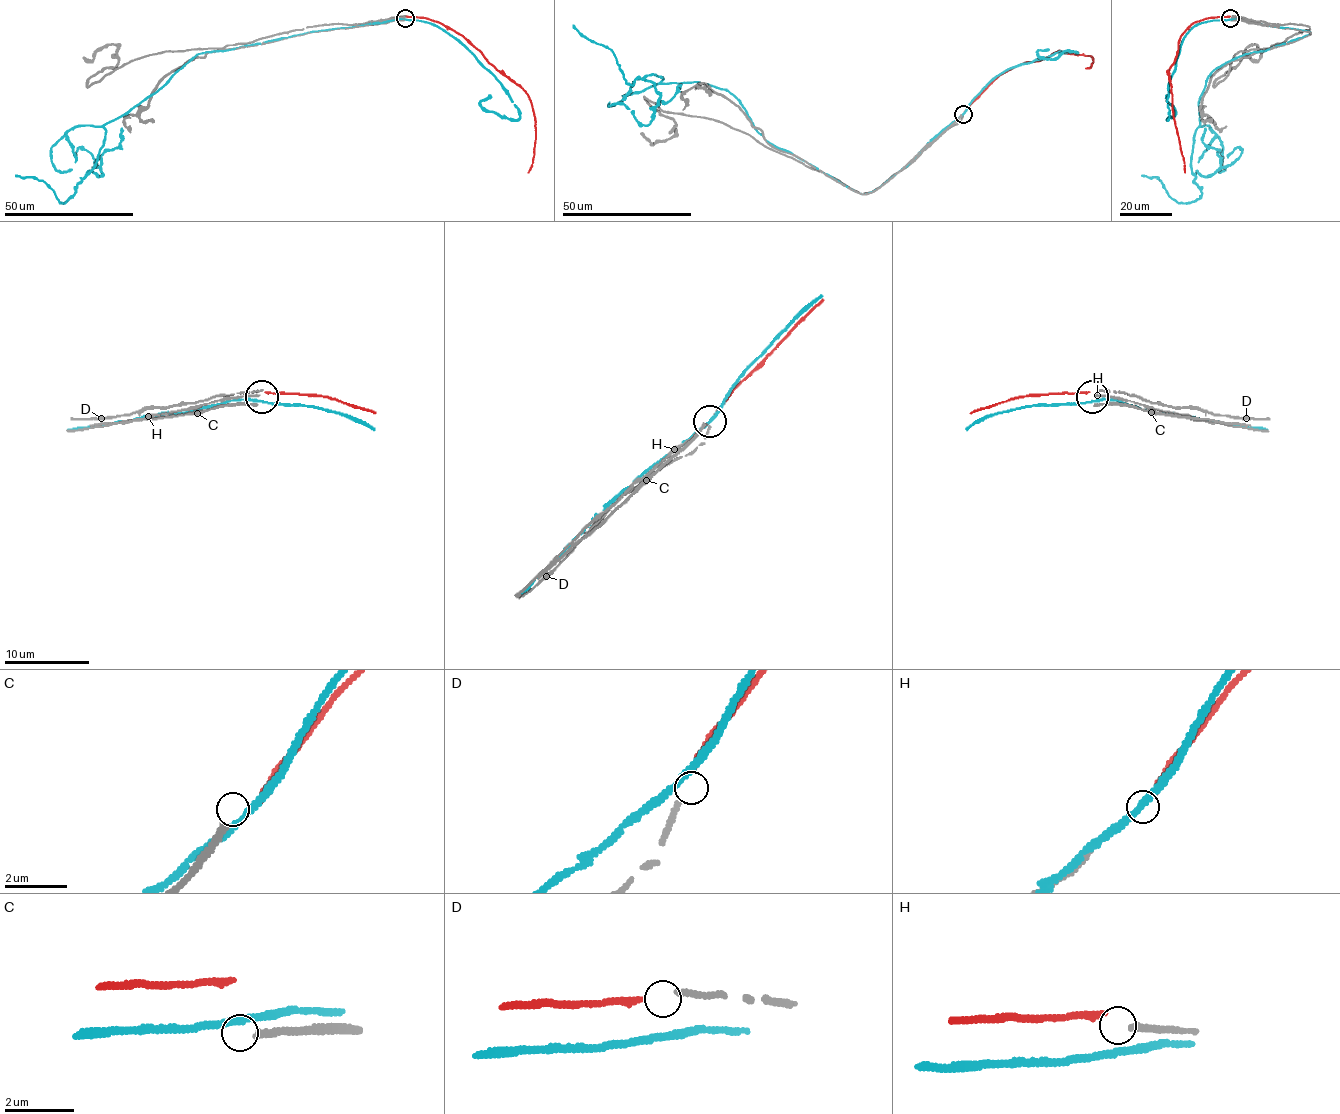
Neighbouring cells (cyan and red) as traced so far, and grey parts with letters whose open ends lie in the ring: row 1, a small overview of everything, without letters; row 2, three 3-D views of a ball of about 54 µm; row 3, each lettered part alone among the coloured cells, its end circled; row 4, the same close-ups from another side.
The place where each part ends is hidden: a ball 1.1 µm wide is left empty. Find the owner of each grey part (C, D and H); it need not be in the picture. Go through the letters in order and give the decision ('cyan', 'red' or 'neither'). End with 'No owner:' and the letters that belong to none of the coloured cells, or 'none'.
C: neither
D: red
H: neither
No owner: C, H

